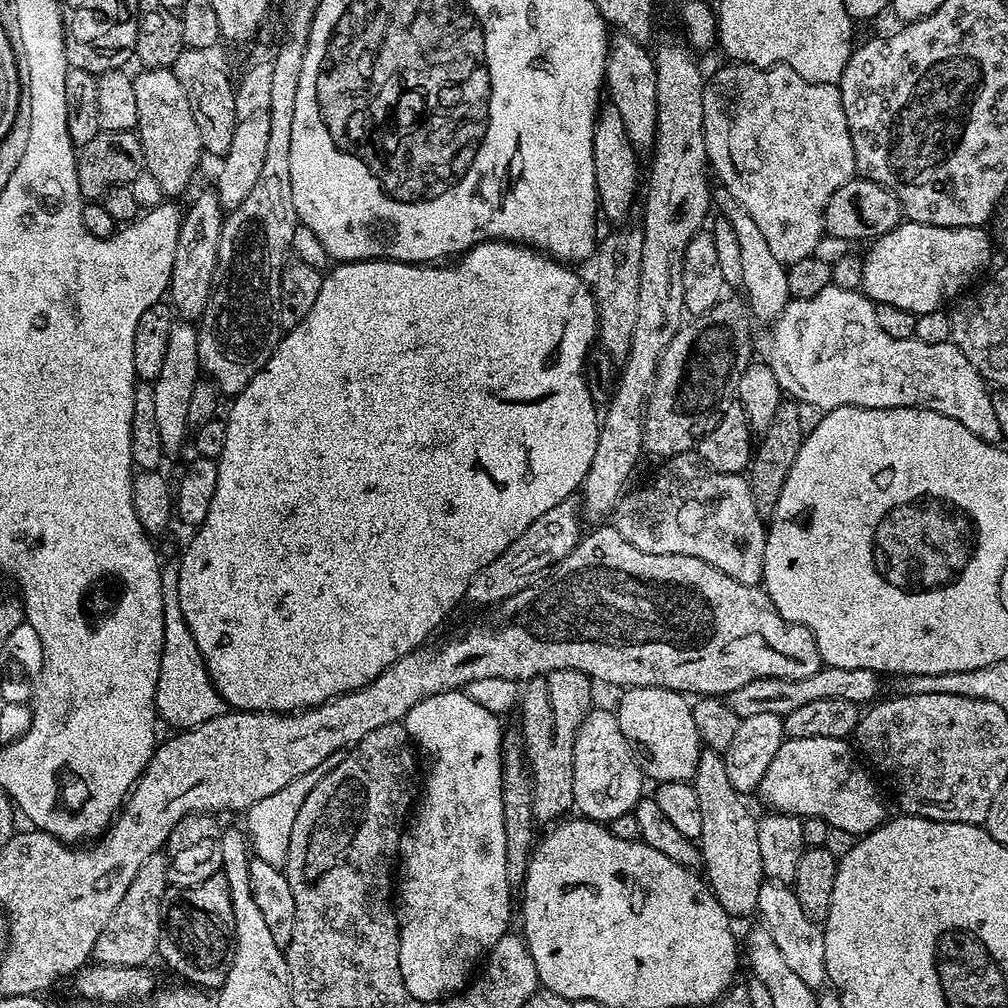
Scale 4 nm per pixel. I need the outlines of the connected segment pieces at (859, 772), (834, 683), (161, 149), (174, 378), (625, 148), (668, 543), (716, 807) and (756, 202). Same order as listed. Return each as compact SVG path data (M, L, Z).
M798 738L785 739L777 754L774 755L770 766L762 775L758 787L758 795L769 805L769 809L784 812L787 816L820 816L828 824L829 829L837 833L849 832L852 838L859 838L865 832L873 832L886 819L884 804L876 793L877 781L868 777L869 769L863 763L856 764L852 752L848 749L847 739L834 738Z
M825 665L804 679L756 678L729 693L724 702L738 714L740 719L764 713L785 716L806 705L807 702L814 702L819 698L842 698L846 702L854 702L857 706L864 706L877 699L876 691L879 690L880 684L876 680L879 680L877 673L865 668Z
M144 68L132 76L132 81L138 102L135 131L140 138L144 167L154 176L165 197L176 198L172 196L187 190L200 164L200 156L205 155L197 123L191 114L190 102L172 68Z
M178 322L180 324L171 325L168 328L168 341L166 342L166 358L162 358L162 366L155 373L156 380L152 384L152 393L154 394L154 418L158 422L158 438L162 438L162 446L165 453L172 454L184 444L184 439L189 439L190 427L187 422L189 413L190 398L194 391L194 386L201 379L202 369L200 359L198 358L198 331L197 325L192 322Z
M605 103L596 113L594 126L594 178L596 179L596 199L599 211L616 226L623 225L624 220L632 212L632 203L636 200L636 187L641 187L642 176L636 169L638 150L630 142L630 134L626 134L626 122L622 122L622 114L618 114L618 106Z
M692 452L667 457L661 464L664 465L653 474L652 480L633 492L625 491L617 500L610 513L611 527L616 528L630 546L638 546L638 550L646 550L646 554L682 554L702 558L702 562L710 562L710 566L740 583L759 585L764 579L768 533L765 517L760 516L754 506L747 479L735 472L715 472Z
M701 751L694 783L702 810L702 834L698 843L703 879L729 917L753 915L758 906L758 890L766 882L762 854L758 850L757 817L752 817L751 810L744 805L745 797L730 784L721 753Z
M728 62L725 68L717 70L713 76L707 77L702 94L702 126L706 138L706 154L711 171L724 183L724 188L733 196L735 203L754 218L758 230L766 237L766 243L778 262L785 266L798 262L812 255L812 251L818 245L824 230L824 208L830 202L834 190L838 190L846 181L857 175L856 163L854 162L854 142L850 142L850 130L846 126L846 110L842 110L842 98L836 84L812 84L802 74L798 74L790 66L774 64L770 68L755 68L752 64L743 62Z

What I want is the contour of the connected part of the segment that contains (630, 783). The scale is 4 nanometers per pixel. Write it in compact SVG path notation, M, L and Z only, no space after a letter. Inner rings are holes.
M599 706L593 707L576 731L576 741L572 751L572 769L574 770L575 811L585 820L594 820L598 824L611 825L614 818L632 812L636 803L645 795L646 777L640 771L632 745L622 734L616 721L615 711Z

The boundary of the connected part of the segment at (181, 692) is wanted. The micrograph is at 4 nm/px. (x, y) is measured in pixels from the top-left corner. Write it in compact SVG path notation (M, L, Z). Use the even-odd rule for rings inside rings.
M175 563L163 565L160 581L164 599L164 641L160 655L160 673L156 679L156 711L159 719L173 724L173 729L197 728L202 722L225 711L224 699L216 692L208 676L202 654L184 621L182 606L178 602L179 567Z

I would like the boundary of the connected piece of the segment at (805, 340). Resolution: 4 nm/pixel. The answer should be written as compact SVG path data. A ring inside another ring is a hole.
M829 286L812 298L789 299L770 329L776 333L776 344L772 344L772 362L766 366L767 371L776 379L775 387L781 393L789 392L792 395L789 397L801 405L820 408L821 413L835 408L928 408L954 418L966 426L970 434L988 444L1001 443L992 392L984 377L970 366L970 358L951 342L930 345L917 338L890 338L890 334L878 326L876 304L863 291Z

